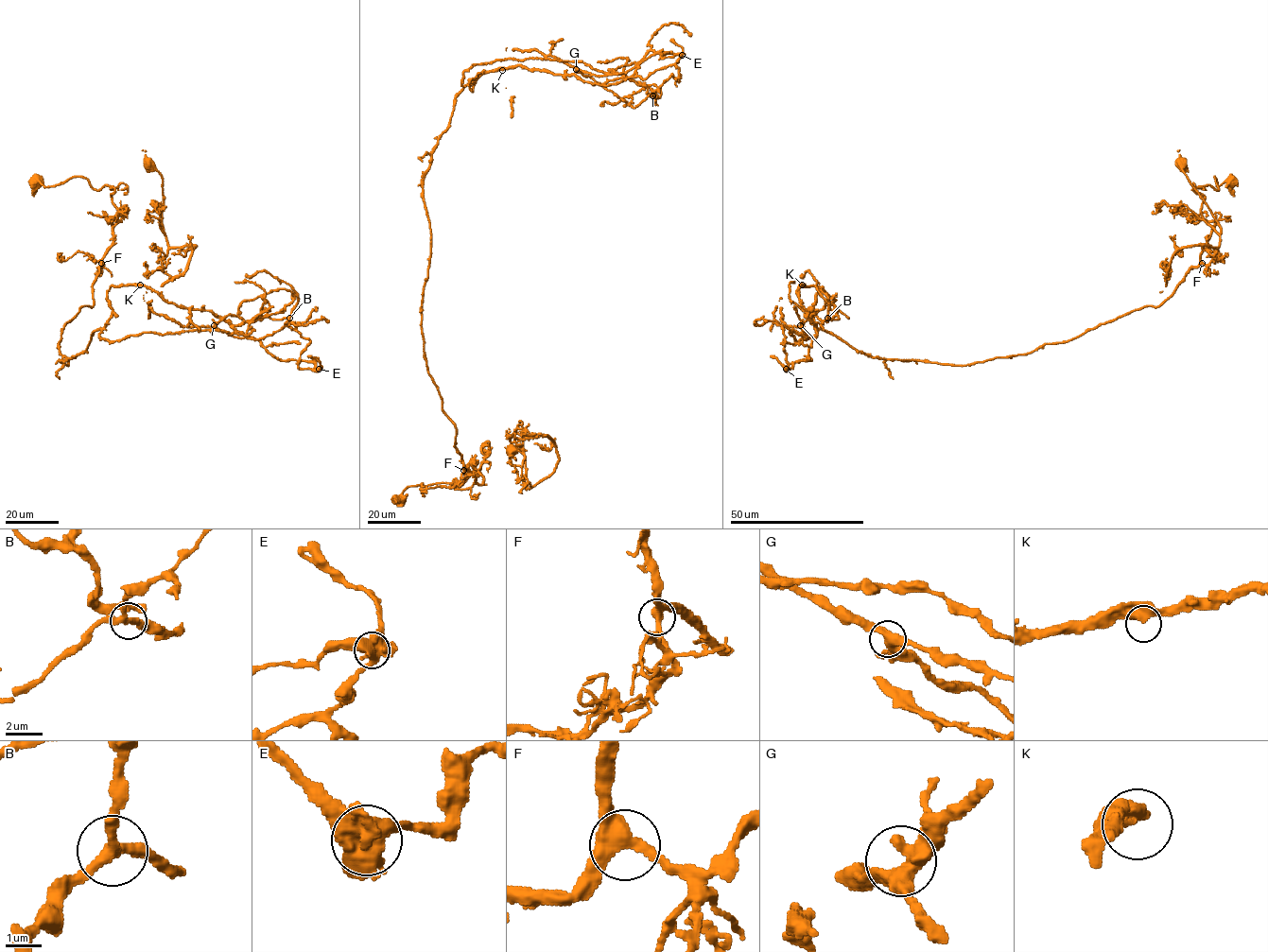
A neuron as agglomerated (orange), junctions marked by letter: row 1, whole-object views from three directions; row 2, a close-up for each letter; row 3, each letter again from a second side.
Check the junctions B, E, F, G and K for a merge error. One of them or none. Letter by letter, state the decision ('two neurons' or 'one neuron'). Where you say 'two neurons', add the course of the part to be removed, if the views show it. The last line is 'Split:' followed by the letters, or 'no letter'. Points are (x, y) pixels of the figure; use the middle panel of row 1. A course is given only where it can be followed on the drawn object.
B: one neuron
E: two neurons | (682, 55), (650, 51), (622, 73), (578, 70), (630, 102), (547, 434), (519, 439), (509, 428), (507, 47)
F: one neuron
G: one neuron
K: one neuron
Split: E

